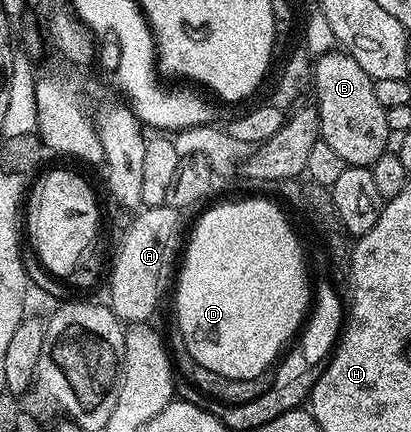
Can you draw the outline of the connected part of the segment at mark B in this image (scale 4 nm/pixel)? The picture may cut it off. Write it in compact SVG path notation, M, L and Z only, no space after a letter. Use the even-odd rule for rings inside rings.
M341 49L325 51L312 63L314 91L318 94L318 134L321 142L333 149L347 167L373 167L380 157L387 154L392 143L388 129L386 107L376 101L374 80L356 60Z

